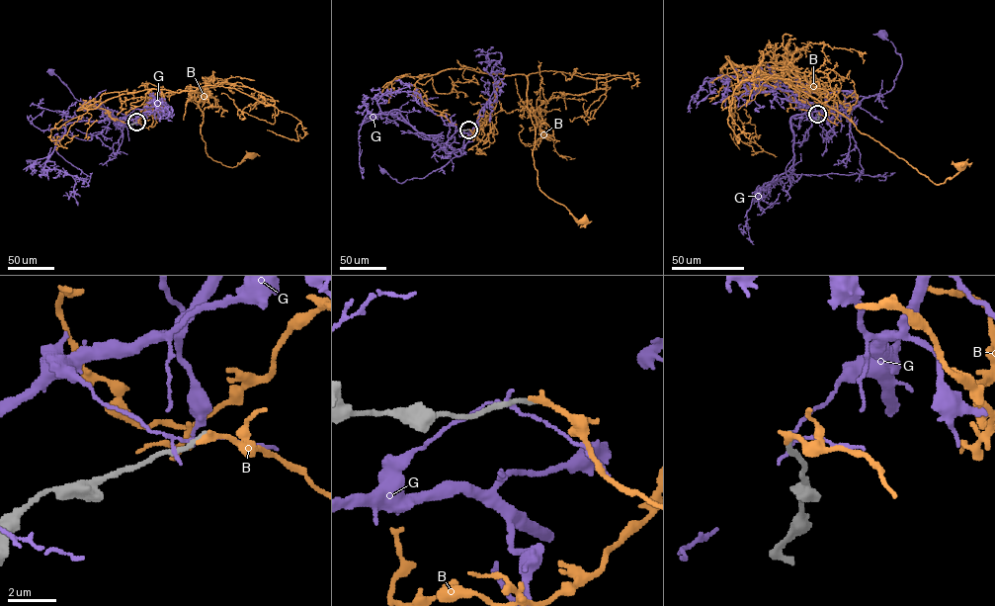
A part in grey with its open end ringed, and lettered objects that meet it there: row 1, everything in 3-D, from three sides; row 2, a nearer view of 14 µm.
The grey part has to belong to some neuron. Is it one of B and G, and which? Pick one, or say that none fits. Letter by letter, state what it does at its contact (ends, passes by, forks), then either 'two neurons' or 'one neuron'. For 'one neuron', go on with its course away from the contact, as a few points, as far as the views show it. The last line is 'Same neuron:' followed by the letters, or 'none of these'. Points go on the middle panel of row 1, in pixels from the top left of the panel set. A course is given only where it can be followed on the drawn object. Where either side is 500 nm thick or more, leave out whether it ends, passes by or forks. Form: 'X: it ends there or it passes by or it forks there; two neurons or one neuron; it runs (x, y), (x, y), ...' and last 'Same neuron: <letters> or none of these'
B: it ends there; two neurons
G: it passes by; two neurons
Same neuron: none of these

